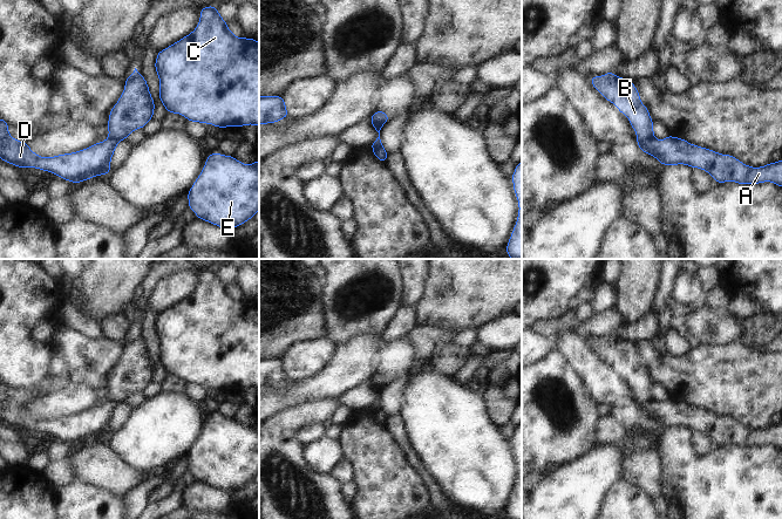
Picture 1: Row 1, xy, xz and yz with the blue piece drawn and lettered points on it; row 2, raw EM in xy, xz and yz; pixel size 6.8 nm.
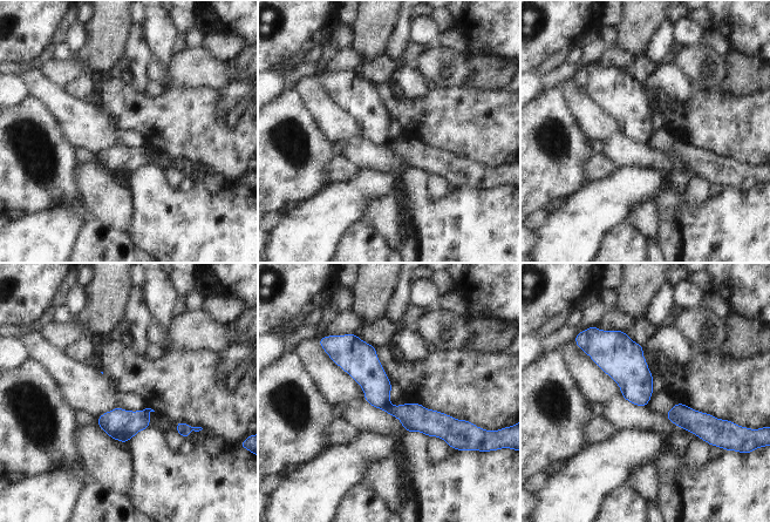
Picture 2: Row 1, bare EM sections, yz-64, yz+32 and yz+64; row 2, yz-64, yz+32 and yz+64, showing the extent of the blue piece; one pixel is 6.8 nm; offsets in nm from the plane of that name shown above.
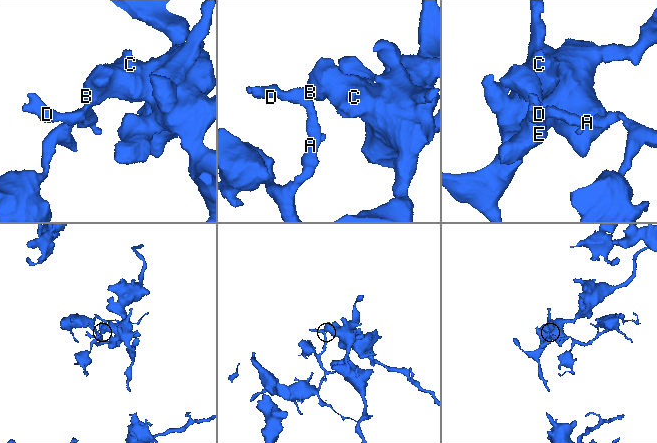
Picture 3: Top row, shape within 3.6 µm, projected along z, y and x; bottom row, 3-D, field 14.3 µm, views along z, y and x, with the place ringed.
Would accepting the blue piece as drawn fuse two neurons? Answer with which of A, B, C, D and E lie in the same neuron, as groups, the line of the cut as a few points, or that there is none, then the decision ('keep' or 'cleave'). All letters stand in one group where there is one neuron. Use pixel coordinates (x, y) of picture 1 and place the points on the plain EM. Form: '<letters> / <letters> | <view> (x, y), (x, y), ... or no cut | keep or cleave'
A D / B C E | yz (652, 397), (637, 403) | cleave

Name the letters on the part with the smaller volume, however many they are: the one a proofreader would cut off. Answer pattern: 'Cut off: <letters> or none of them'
Cut off: A, D

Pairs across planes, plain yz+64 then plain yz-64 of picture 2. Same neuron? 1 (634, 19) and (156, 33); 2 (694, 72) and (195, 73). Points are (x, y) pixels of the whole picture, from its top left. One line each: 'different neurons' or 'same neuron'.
1: different neurons
2: same neuron

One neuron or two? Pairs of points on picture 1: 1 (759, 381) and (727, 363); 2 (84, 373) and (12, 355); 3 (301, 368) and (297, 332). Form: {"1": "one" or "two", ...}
{"1": "one", "2": "two", "3": "two"}

